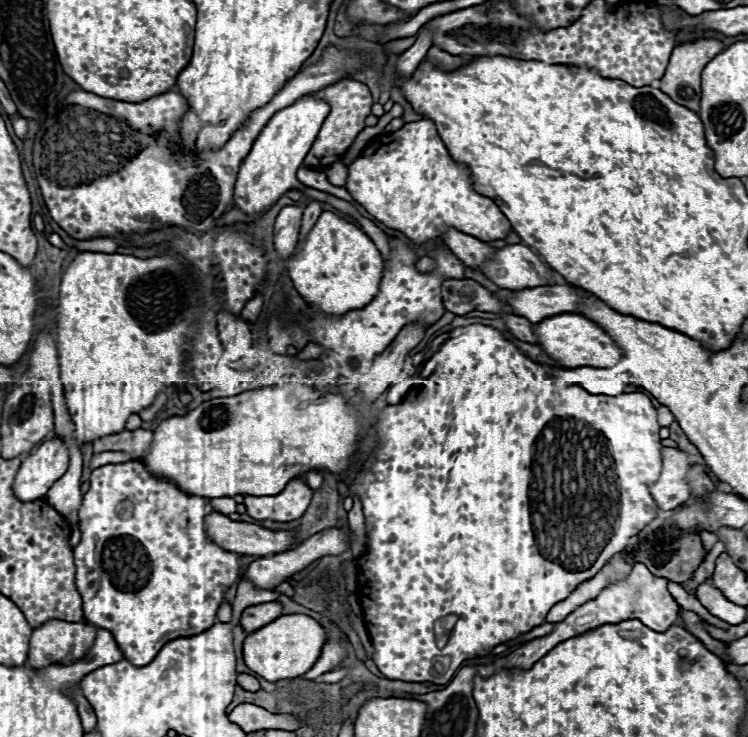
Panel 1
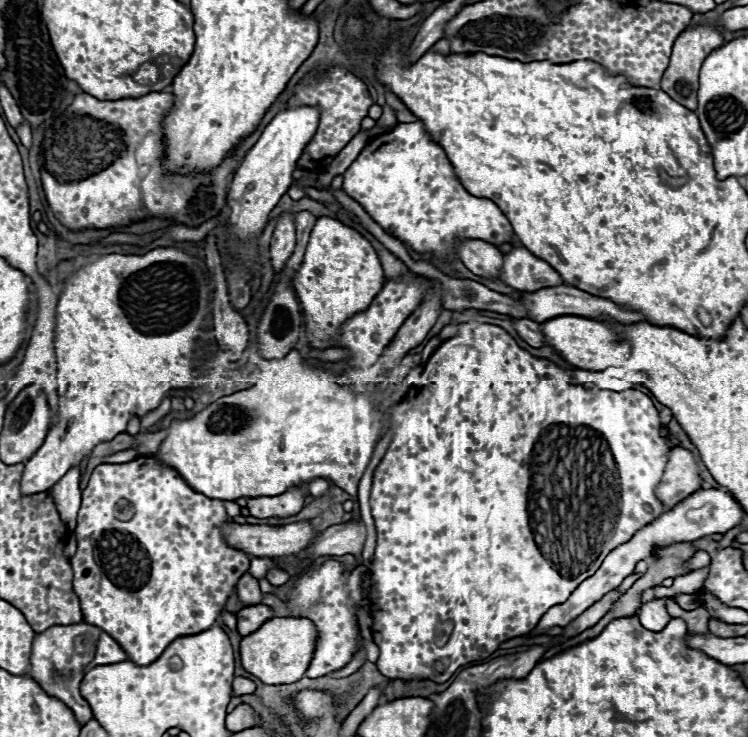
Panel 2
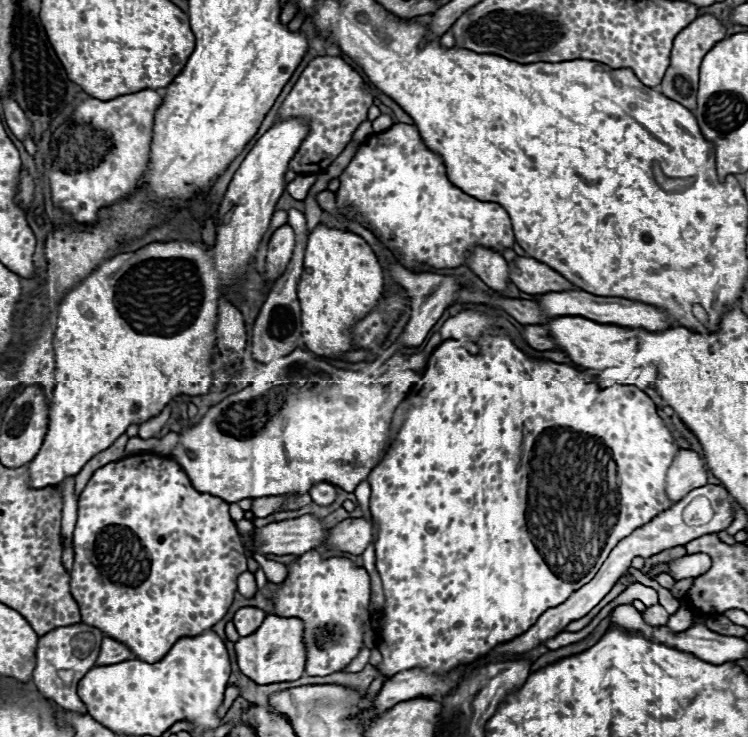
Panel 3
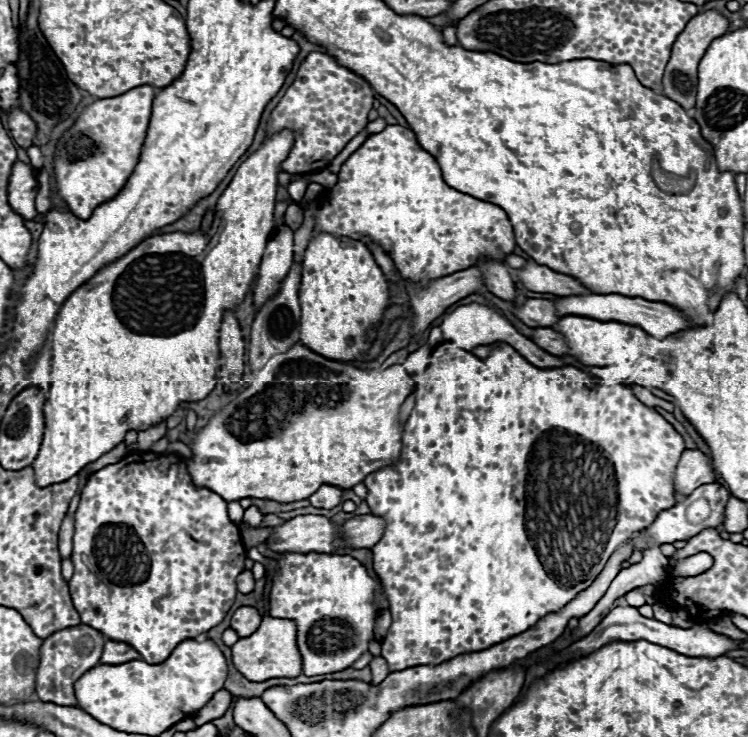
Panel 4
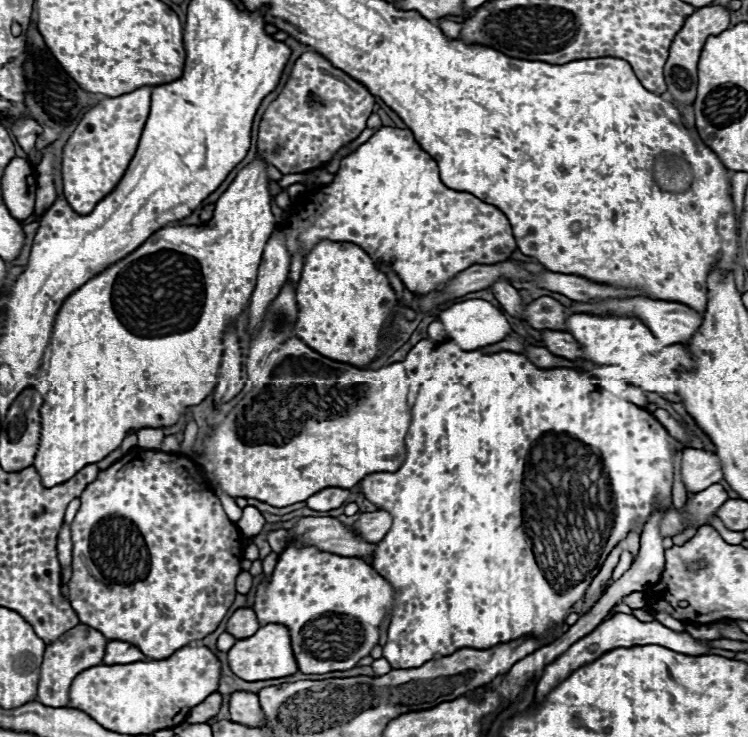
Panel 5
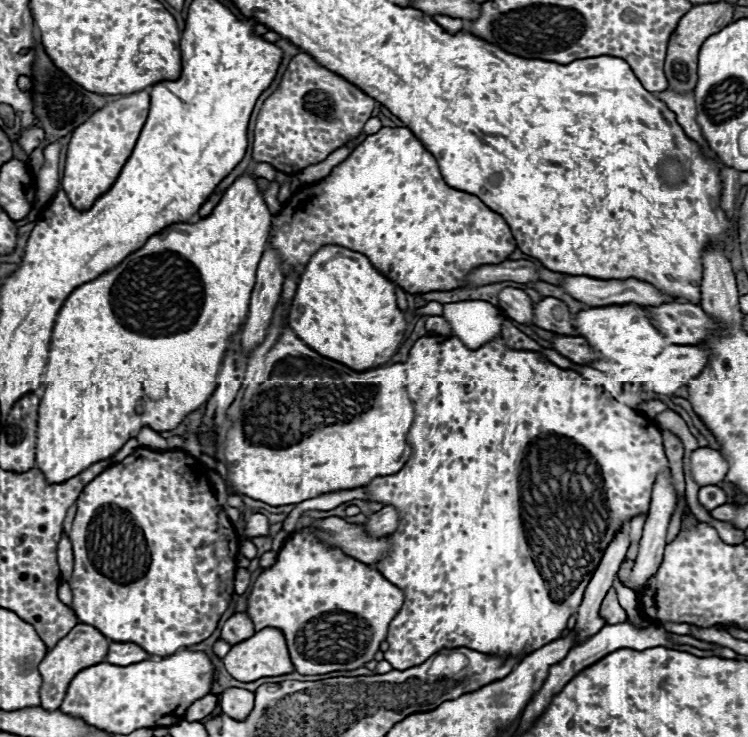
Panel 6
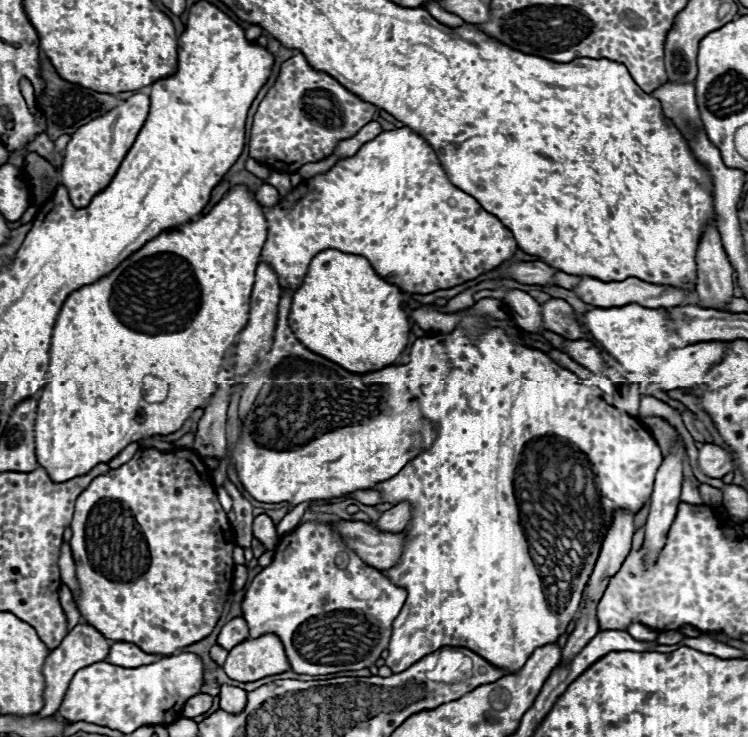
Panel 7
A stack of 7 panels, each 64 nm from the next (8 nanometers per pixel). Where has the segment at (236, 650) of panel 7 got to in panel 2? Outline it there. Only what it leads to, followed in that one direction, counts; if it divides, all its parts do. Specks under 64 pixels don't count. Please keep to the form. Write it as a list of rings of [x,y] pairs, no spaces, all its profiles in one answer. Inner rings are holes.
[[[270,618],[240,642],[242,666],[264,684],[290,684],[304,676],[316,650],[318,630],[308,618]]]

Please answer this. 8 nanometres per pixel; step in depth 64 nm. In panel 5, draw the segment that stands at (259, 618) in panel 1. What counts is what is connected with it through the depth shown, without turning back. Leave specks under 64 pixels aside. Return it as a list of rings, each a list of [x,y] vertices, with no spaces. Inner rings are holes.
[[[238,608],[226,624],[226,632],[230,632],[238,640],[244,636],[252,636],[252,632],[256,632],[256,628],[260,628],[260,624],[258,624],[252,608]]]

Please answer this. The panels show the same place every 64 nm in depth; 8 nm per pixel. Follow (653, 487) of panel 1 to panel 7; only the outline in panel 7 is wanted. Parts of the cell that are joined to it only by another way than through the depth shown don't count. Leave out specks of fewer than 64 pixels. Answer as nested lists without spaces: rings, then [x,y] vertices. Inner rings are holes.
[[[704,444],[698,450],[698,468],[706,478],[724,478],[732,466],[732,458],[720,446]]]

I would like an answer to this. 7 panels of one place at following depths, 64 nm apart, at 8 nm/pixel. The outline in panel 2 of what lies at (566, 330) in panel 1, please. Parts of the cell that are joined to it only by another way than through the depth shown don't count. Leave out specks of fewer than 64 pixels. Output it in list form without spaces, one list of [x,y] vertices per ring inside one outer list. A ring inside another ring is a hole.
[[[556,316],[542,322],[544,342],[560,354],[568,364],[582,370],[604,370],[608,366],[620,366],[630,356],[628,342],[620,340],[618,334],[604,322],[596,322],[584,316]]]

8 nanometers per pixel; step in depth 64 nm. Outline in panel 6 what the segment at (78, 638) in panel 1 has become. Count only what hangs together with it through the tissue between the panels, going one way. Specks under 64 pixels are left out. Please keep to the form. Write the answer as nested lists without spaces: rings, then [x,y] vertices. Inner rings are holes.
[[[76,624],[68,632],[68,636],[64,636],[52,650],[46,652],[44,660],[40,662],[40,674],[42,674],[42,688],[40,688],[40,702],[42,704],[40,706],[46,710],[58,710],[72,678],[80,670],[104,662],[104,658],[108,654],[108,646],[110,646],[110,640],[106,636],[102,636],[96,628],[92,628],[88,624]]]

